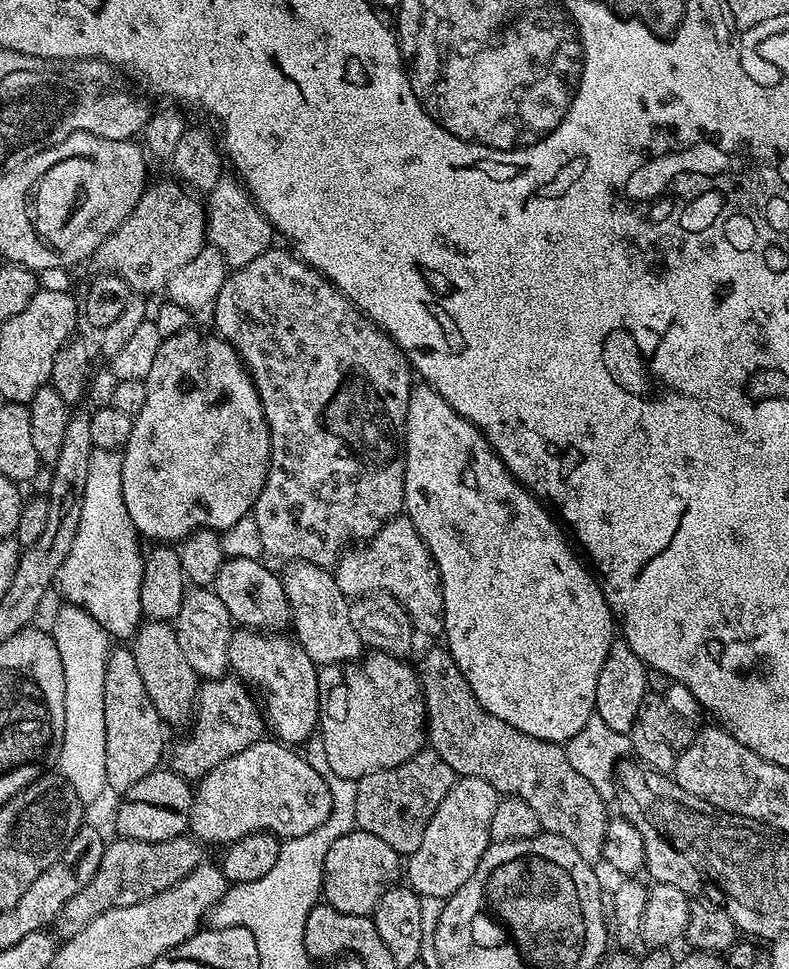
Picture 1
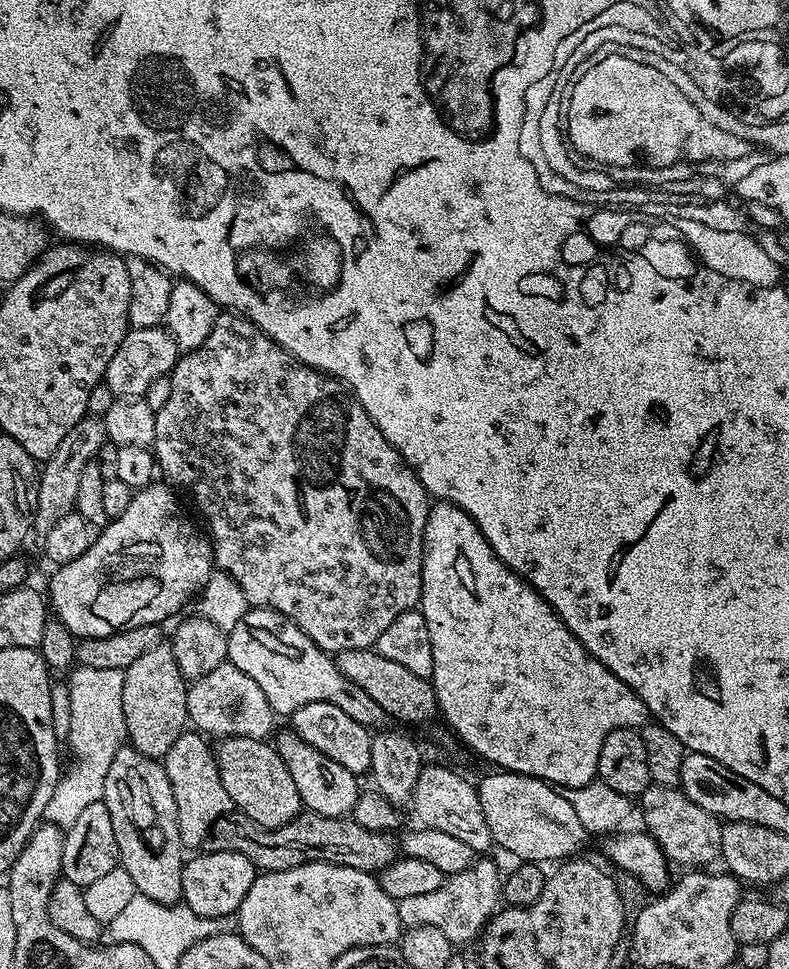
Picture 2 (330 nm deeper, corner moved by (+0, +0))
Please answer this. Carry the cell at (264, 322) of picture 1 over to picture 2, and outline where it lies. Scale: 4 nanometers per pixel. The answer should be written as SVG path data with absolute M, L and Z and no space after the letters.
M231 310L217 318L214 330L210 330L210 338L206 338L202 346L183 353L177 359L168 378L170 398L161 409L155 411L154 438L150 445L156 457L156 467L169 485L177 489L185 488L192 495L197 510L208 523L215 567L228 574L241 587L251 607L278 610L294 621L321 650L335 654L373 647L378 638L382 638L386 626L398 618L398 614L411 612L419 605L424 527L430 507L428 491L422 486L416 471L400 457L394 446L390 446L390 442L386 442L370 414L366 414L363 406L341 381L291 356L257 324Z

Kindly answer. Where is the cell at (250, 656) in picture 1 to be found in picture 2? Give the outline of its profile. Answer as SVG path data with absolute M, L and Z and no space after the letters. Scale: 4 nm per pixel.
M279 732L275 733L274 747L282 762L286 762L286 770L290 770L294 786L298 786L301 805L314 814L347 817L362 793L362 786L356 781L359 780L357 773L346 770L346 766L334 762L334 758L326 758L322 750L314 750L314 746L310 746L310 742L303 740L296 732Z

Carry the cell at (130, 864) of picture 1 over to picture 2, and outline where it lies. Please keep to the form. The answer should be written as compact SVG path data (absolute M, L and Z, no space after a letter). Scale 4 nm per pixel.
M233 810L214 822L206 848L209 852L241 852L254 862L257 870L266 872L290 870L310 862L326 862L378 874L398 859L397 841L393 837L391 840L390 836L363 829L353 818L323 816L307 810L286 822L286 826L263 828L246 818L246 814Z

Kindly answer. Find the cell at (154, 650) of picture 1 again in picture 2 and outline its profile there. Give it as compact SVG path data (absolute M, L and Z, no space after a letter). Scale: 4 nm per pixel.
M226 736L215 745L214 751L218 774L222 774L222 786L226 786L226 794L230 794L233 809L246 814L246 818L263 828L286 826L286 822L300 815L302 805L298 786L294 786L286 762L282 762L267 739Z

